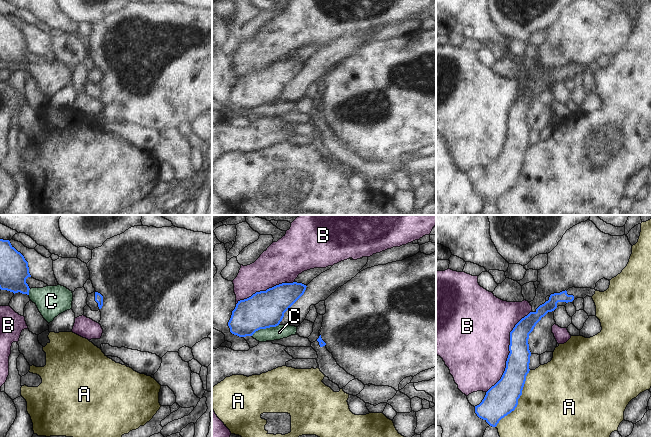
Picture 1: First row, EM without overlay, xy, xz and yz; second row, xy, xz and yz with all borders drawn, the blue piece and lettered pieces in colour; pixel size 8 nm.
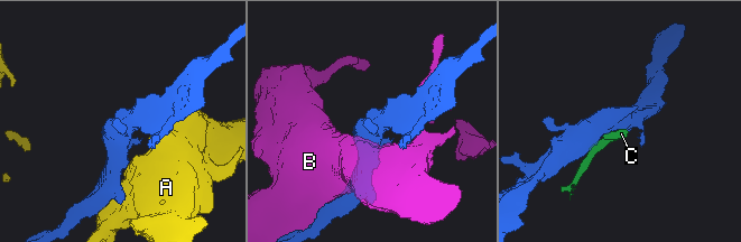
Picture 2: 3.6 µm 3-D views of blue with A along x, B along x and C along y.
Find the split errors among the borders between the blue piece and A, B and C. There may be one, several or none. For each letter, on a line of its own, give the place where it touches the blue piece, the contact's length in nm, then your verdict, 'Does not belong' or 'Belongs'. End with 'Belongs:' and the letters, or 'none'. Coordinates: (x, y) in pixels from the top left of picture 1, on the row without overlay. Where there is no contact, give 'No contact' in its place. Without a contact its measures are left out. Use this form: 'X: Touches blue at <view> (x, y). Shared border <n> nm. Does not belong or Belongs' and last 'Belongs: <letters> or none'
A: Touches blue at yz (517, 176). Shared border 550 nm. Does not belong
B: Touches blue at yz (509, 126). Shared border 750 nm. Does not belong
C: Touches blue at xz (264, 104). Shared border 240 nm. Does not belong
Belongs: none.

